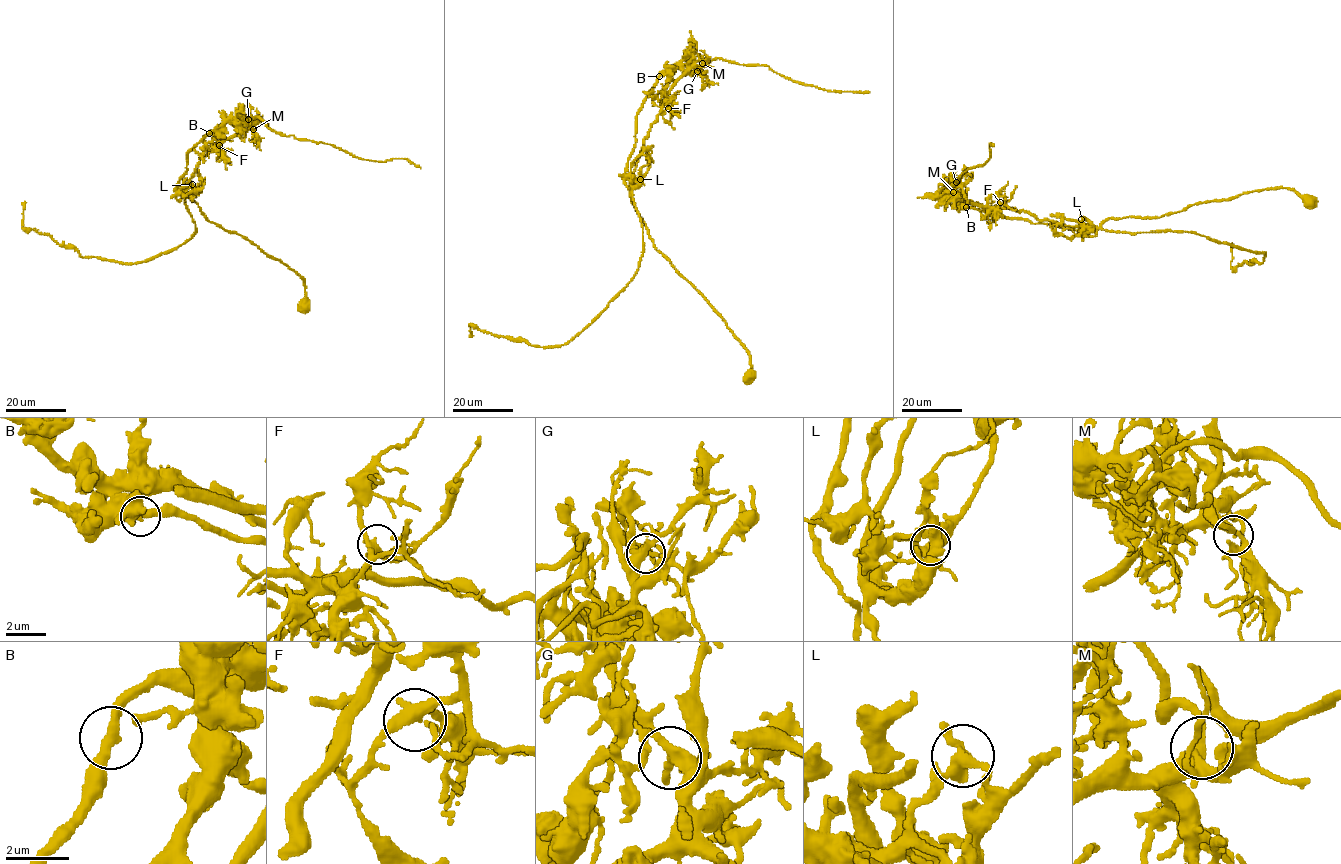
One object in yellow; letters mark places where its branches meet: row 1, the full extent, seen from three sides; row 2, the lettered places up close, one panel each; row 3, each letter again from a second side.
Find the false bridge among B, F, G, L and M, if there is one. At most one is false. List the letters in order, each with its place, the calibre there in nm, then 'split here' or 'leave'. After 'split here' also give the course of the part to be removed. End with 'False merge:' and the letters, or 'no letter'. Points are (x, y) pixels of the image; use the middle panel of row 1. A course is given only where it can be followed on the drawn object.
B: place (659, 76); calibre 280 nm; leave
F: place (668, 108); calibre 360 nm; leave
G: place (697, 71); calibre 280 nm; leave
L: place (640, 179); calibre 280 nm; split here; course (640, 179), (631, 188), (641, 220), (640, 264), (592, 321), (562, 345), (531, 345), (469, 324), (472, 336)
M: place (702, 63); calibre 320 nm; leave
False merge: L

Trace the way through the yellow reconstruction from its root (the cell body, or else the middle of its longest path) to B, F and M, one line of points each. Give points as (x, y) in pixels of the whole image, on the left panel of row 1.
B: (304, 306), (303, 279), (296, 271), (208, 221), (187, 192), (181, 200), (176, 198), (187, 151), (209, 133)
F: (304, 306), (303, 279), (296, 271), (208, 221), (188, 193), (181, 195), (202, 155), (223, 151), (219, 145)
M: (304, 306), (303, 279), (296, 271), (208, 221), (188, 193), (181, 195), (202, 155), (244, 129), (253, 129)

